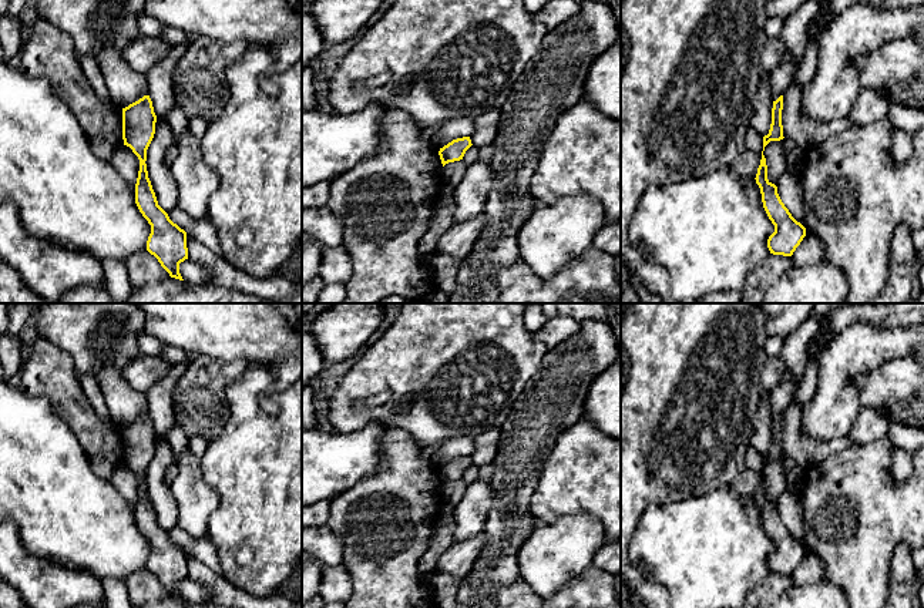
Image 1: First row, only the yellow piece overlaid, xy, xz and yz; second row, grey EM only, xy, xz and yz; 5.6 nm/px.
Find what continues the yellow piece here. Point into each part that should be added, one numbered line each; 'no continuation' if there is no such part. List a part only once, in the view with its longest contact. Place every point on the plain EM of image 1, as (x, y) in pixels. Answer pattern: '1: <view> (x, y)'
no continuation

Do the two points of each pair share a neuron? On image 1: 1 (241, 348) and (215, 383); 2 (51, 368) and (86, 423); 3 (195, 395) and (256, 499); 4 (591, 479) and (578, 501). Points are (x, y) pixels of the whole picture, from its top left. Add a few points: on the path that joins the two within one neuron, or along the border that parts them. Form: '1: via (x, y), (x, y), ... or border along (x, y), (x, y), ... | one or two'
1: border along (198, 355), (222, 360), (245, 360), (248, 363) | two
2: via (59, 382), (74, 409) | one
3: border along (227, 400), (228, 422), (210, 442) | two
4: via (585, 484), (578, 491), (578, 496) | one

